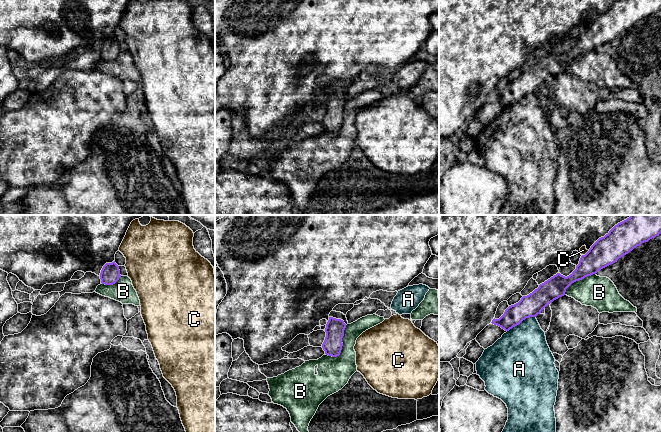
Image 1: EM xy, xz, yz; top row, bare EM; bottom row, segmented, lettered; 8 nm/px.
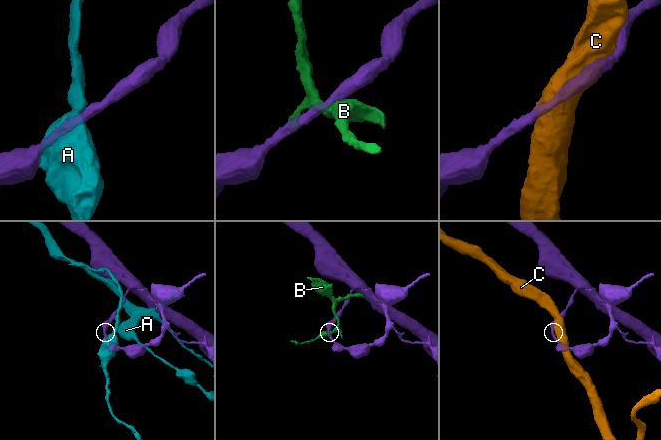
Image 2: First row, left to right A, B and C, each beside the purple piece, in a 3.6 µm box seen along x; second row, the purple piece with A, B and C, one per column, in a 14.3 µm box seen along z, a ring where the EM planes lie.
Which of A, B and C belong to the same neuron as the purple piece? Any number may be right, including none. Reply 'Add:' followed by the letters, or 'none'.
Add: none

